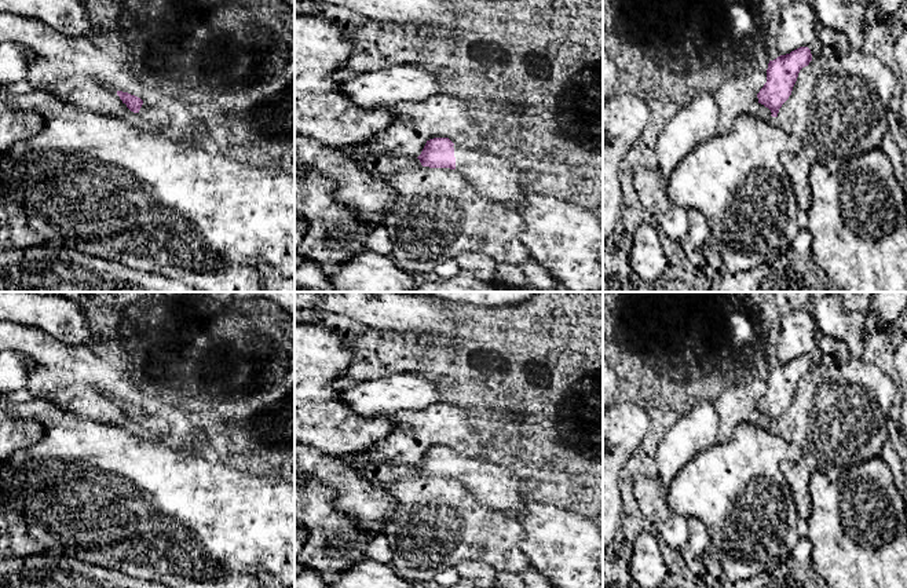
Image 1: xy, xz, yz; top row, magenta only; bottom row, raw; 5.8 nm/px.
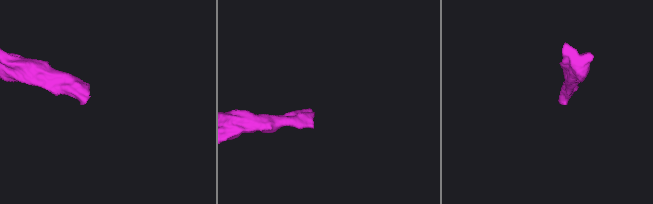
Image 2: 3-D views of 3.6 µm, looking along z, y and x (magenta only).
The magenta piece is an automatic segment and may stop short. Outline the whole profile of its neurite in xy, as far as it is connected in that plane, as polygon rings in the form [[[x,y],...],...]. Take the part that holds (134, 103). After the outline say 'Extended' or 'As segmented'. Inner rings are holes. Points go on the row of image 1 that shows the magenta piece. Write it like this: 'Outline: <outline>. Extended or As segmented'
Outline: [[[117,91],[117,95],[131,112],[138,113],[147,123],[158,128],[165,127],[168,124],[168,114],[161,109],[147,102],[143,102],[140,98],[128,92]]]. Extended

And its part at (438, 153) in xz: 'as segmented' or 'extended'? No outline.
extended

